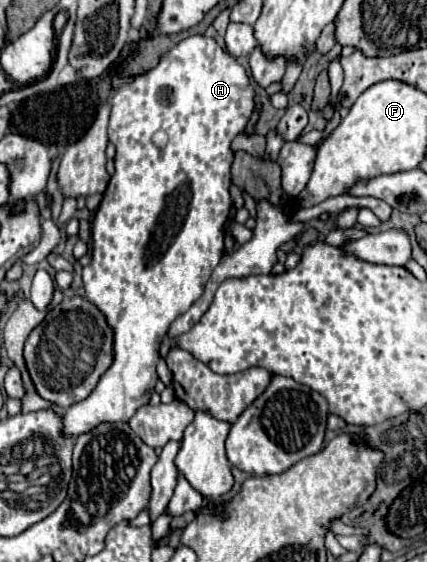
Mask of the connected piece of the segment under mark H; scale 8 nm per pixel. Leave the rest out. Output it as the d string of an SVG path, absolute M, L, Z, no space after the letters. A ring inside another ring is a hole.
M193 35L183 39L181 43L177 43L173 49L169 49L163 59L159 61L159 65L151 71L147 71L145 75L137 75L137 77L119 77L115 73L113 77L113 97L111 97L111 121L109 121L109 141L117 147L117 155L115 155L115 175L111 177L105 193L103 193L103 201L93 217L93 229L91 229L91 239L93 239L93 253L91 253L91 263L87 267L83 267L83 285L85 285L85 297L99 307L99 311L103 311L107 323L111 323L111 329L115 331L115 339L113 339L113 363L111 367L101 375L97 387L93 389L93 393L67 407L61 415L61 423L63 423L63 435L77 439L79 435L95 429L99 423L115 423L115 421L129 421L133 417L133 413L149 403L149 397L153 393L155 381L157 381L157 373L155 373L155 365L161 359L159 355L159 345L163 341L163 337L169 331L169 325L183 315L191 303L195 303L201 293L203 287L209 279L209 275L213 273L213 269L217 267L221 255L223 255L223 223L227 221L229 209L231 209L231 197L229 197L229 185L231 185L231 177L229 177L229 169L233 163L233 151L231 151L231 141L235 135L243 133L249 117L253 113L253 89L249 85L247 73L245 69L235 61L235 57L231 57L227 51L223 51L215 39L211 37L203 37L203 35ZM163 133L167 141L155 143L155 135Z

